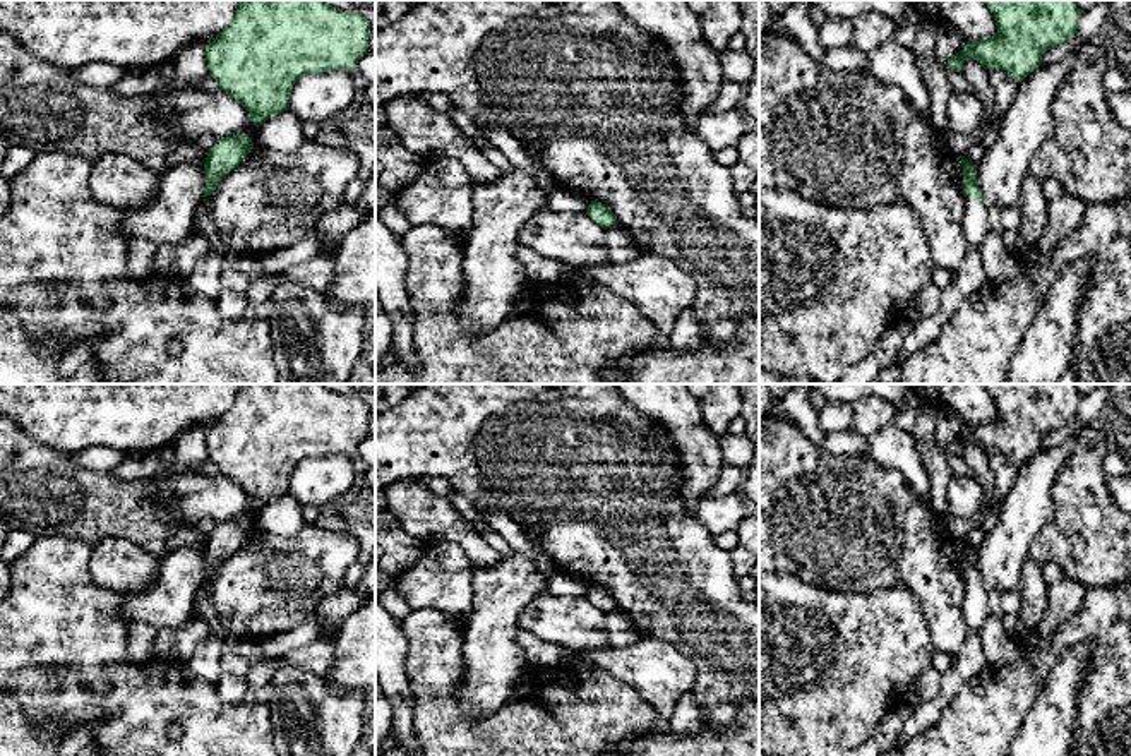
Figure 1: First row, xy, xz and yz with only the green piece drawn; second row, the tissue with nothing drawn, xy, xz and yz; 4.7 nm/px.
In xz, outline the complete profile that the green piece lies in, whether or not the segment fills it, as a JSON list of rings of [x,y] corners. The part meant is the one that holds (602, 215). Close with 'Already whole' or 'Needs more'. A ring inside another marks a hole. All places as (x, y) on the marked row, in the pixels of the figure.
[[[591,201],[589,207],[586,209],[586,214],[603,230],[613,228],[619,225],[612,209],[596,201]]]. Already whole

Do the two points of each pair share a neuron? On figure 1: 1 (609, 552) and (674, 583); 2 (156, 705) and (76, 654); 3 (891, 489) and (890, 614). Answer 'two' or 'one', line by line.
1: one
2: two
3: two

